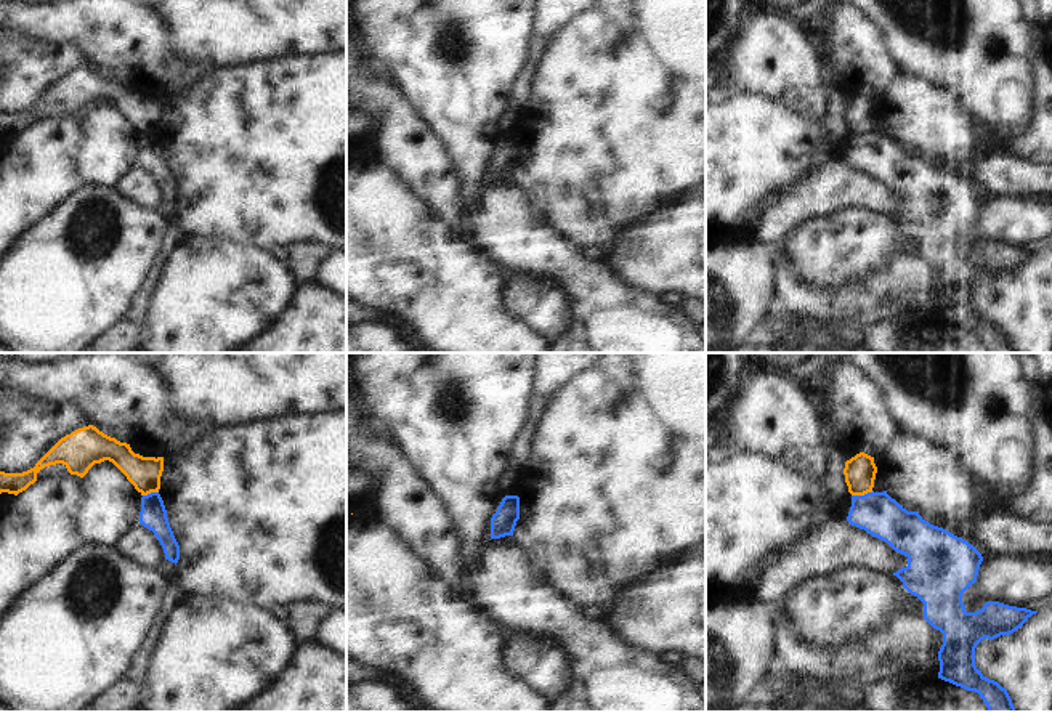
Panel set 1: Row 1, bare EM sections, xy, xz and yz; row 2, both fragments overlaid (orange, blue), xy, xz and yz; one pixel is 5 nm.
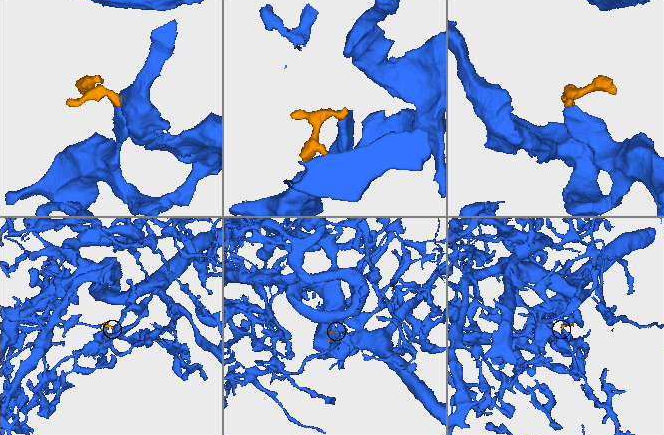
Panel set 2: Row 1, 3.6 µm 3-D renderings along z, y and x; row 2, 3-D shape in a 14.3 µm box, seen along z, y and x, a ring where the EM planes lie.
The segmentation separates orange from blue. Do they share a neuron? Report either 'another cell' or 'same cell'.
another cell

